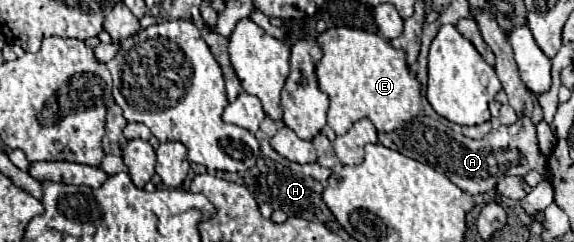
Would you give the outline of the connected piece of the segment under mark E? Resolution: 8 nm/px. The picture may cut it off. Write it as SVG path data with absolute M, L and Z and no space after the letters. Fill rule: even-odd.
M333 27L323 31L317 41L323 45L323 57L317 63L317 81L319 89L329 95L329 115L327 123L337 133L343 135L351 129L351 125L363 117L371 119L377 131L393 131L405 121L417 117L423 109L421 105L421 83L415 75L411 75L405 51L391 47L389 41L383 41L379 35L363 31L363 29L349 29L349 27Z

